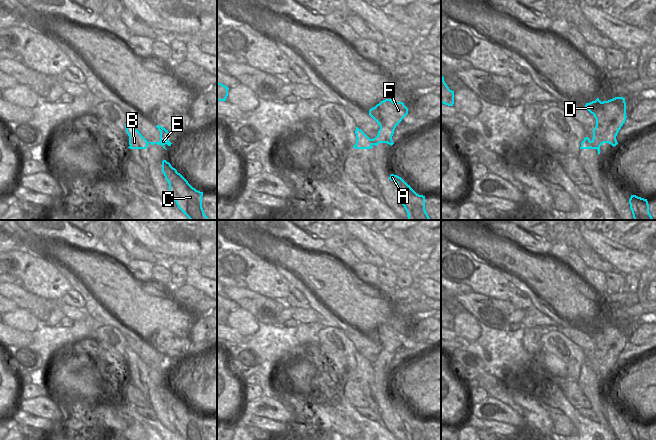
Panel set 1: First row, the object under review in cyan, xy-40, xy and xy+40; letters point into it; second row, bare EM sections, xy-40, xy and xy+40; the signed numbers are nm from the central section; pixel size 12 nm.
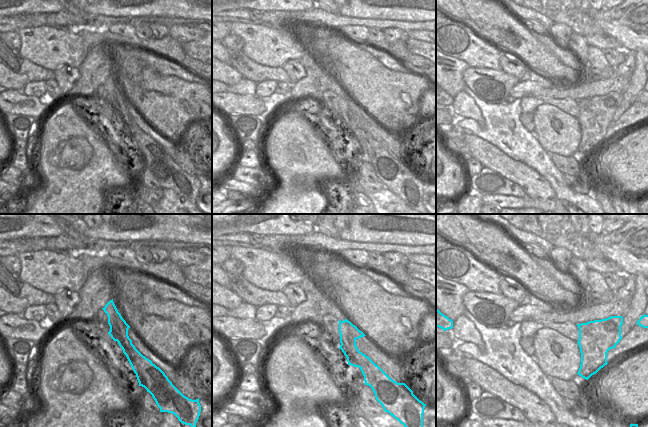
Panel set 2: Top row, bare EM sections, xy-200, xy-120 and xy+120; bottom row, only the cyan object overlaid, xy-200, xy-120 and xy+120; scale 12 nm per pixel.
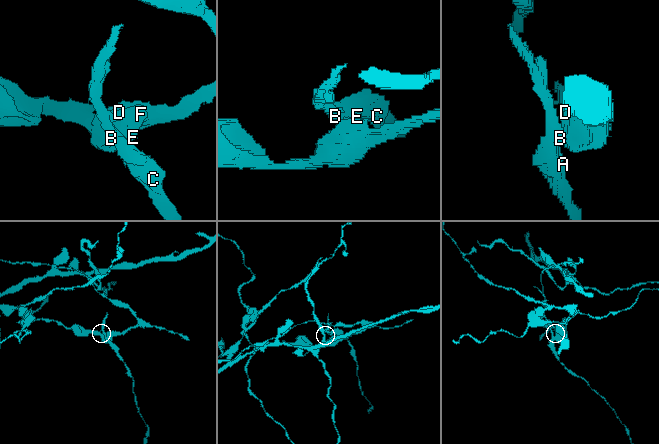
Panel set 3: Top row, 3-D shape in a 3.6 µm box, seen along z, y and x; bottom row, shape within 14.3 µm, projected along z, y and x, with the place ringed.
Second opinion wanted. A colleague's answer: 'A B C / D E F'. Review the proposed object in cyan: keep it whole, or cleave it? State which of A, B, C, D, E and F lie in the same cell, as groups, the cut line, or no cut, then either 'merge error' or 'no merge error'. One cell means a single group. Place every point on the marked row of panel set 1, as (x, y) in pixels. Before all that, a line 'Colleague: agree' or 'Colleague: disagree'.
Colleague: agree
A B C / D E F | xy (372, 139), (372, 144), (369, 147) | merge error

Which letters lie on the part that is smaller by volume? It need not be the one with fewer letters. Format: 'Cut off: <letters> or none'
Cut off: A, B, C

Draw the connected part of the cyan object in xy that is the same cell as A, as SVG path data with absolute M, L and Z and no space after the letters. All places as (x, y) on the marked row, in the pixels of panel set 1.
M391 174L389 179L397 183L408 220L431 220L425 210L425 196L417 194L401 177Z

